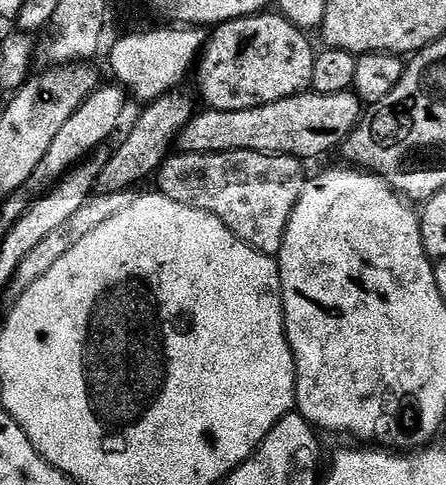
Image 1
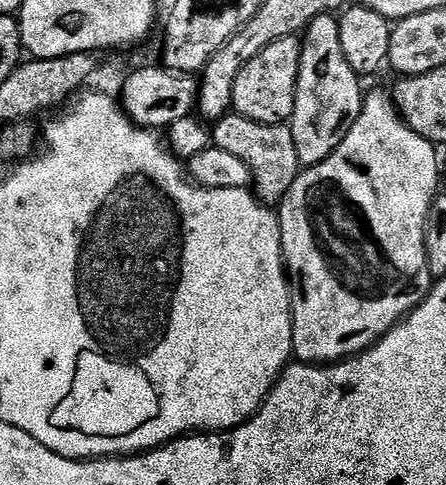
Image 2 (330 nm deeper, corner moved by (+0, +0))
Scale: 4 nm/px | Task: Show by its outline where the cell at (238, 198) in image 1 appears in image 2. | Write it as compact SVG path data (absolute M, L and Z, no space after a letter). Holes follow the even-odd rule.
M229 114L215 121L210 135L215 147L235 154L250 166L255 195L269 206L279 205L302 171L302 158L294 146L294 134L288 124L259 124L245 116Z

